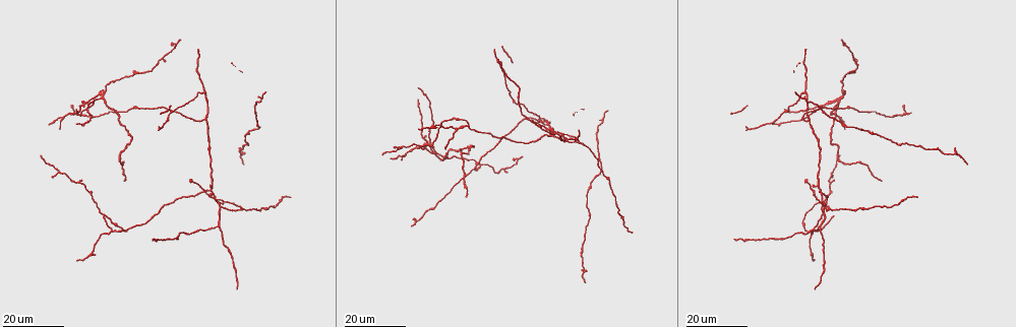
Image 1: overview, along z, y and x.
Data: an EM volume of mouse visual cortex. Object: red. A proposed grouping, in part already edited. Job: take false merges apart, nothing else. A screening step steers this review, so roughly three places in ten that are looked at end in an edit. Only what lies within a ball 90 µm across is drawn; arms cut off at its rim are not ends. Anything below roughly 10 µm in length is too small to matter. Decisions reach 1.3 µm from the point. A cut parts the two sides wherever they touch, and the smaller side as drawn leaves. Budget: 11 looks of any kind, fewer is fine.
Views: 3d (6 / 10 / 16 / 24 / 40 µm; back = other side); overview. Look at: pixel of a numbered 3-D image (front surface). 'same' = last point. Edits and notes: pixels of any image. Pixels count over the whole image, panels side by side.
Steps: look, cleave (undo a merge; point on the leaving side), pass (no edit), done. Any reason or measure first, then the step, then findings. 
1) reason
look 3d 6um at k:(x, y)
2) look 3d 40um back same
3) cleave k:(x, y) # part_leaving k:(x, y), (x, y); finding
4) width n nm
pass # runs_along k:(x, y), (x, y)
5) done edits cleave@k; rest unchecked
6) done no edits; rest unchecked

three arms meet
look 3d 16um at 1:(241, 206)

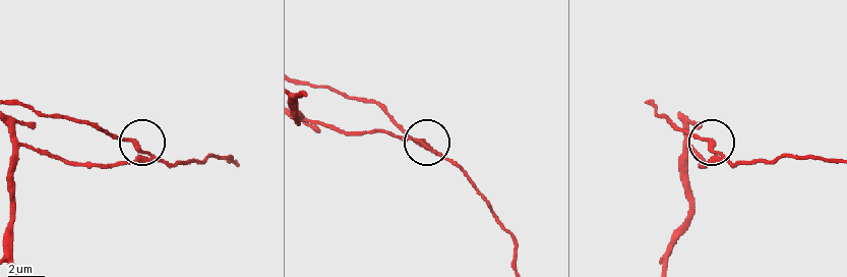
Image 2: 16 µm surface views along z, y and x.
look 3d 6um at 2:(712, 147)

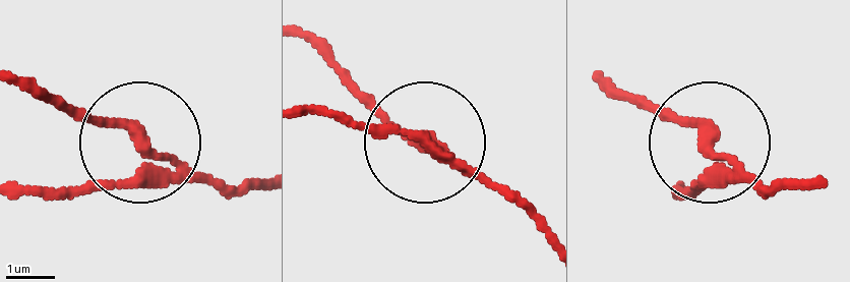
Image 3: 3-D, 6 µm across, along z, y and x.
side_arm 23 um; arms 3
cleave 3:(113, 126) # a second neuron is stuck on

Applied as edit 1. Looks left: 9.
thin arm on a thick one
look 3d 16um at 1:(221, 205)

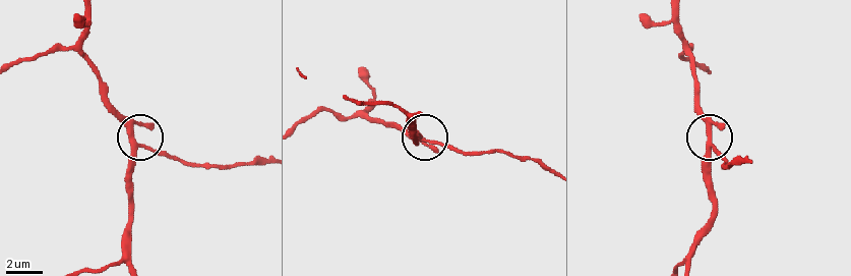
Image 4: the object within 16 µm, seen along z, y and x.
look 3d 10um at 4:(137, 147)

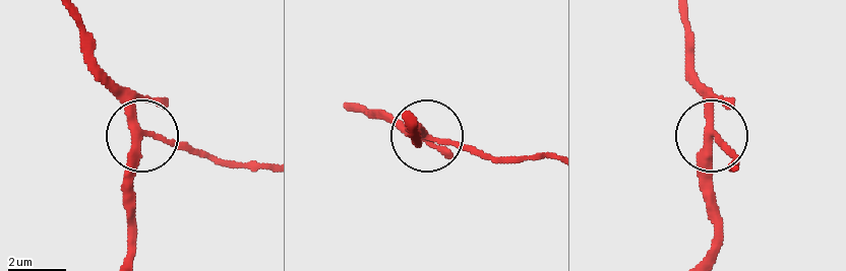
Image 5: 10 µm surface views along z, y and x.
arms 3
pass # runs_along 5:(348, 105), (510, 162); one neuron here

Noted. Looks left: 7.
small branch off a trunk
look 3d 16um at 1:(219, 225)

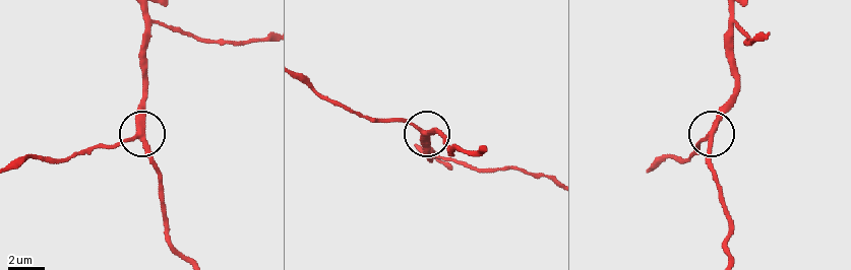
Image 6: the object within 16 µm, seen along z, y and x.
look 3d 6um at 6:(423, 131)

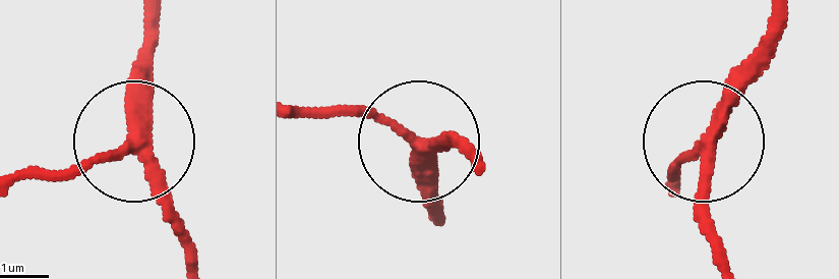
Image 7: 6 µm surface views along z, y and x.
look 3d 6um back at 7:(134, 152)

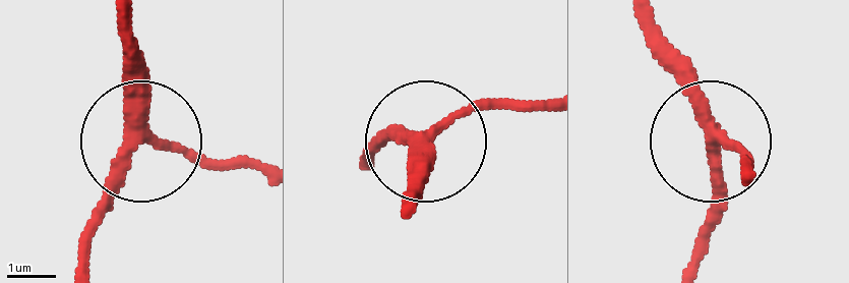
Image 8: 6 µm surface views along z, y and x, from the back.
arms 3
pass # one neuron here

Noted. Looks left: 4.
arms part here
look 3d 24um at 1:(468, 127)

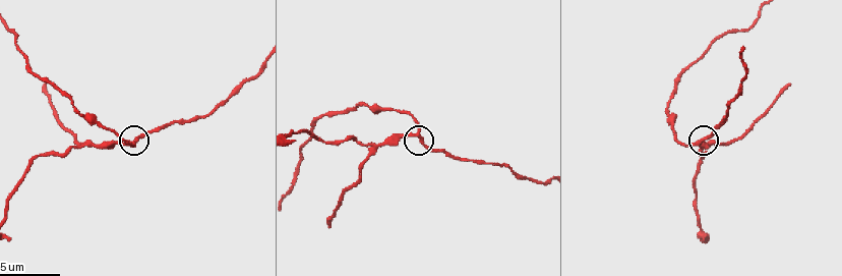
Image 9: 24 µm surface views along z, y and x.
closer look
look 3d 10um at 9:(415, 133)

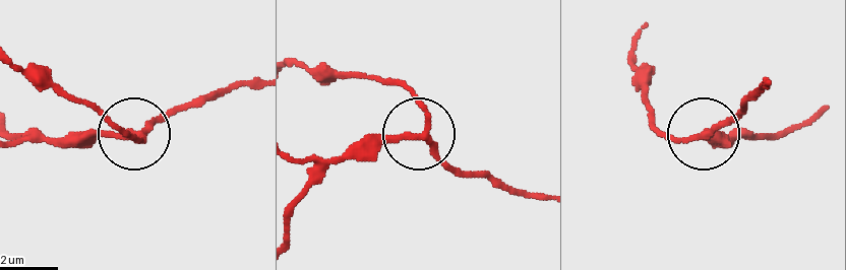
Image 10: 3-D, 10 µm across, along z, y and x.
pass # runs_along 10:(538, 199), (458, 175), (414, 133), (370, 133), (351, 145); continuous, no second neuron

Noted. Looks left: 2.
two arms in line, one across
look 3d 16um at 1:(804, 90)

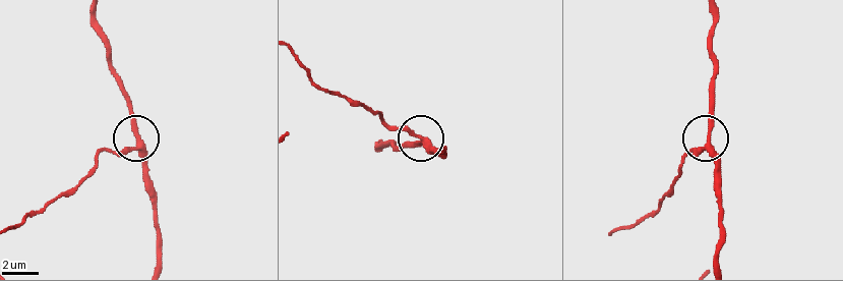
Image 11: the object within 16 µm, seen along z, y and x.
look 3d 10um at 11:(710, 146)

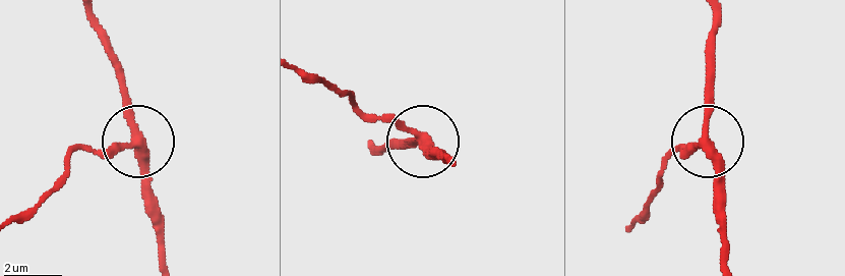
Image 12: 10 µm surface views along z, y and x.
width 260 nm
pass # runs_along 12:(164, 261), (162, 217), (118, 59); one neuron here

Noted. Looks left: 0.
done edits cleave@3; rest unchecked

